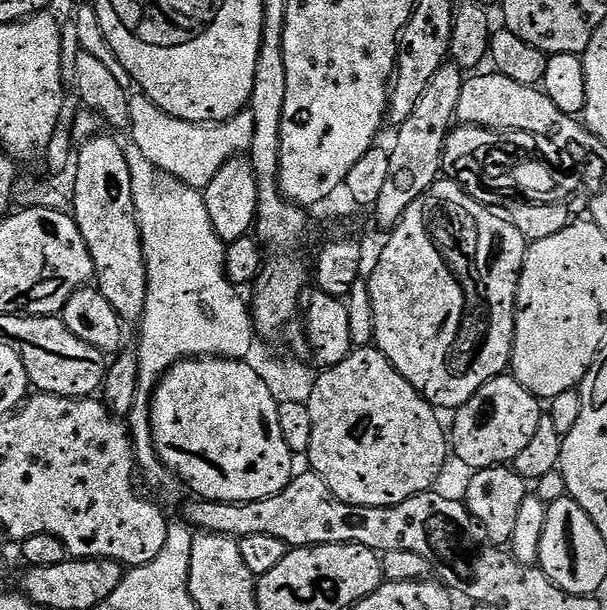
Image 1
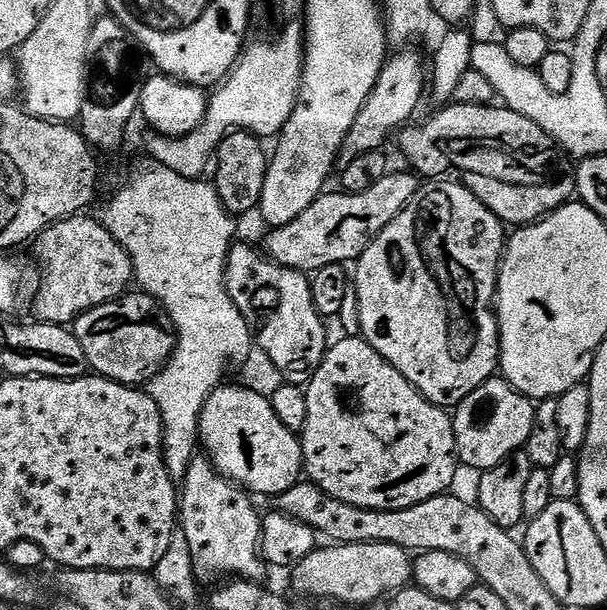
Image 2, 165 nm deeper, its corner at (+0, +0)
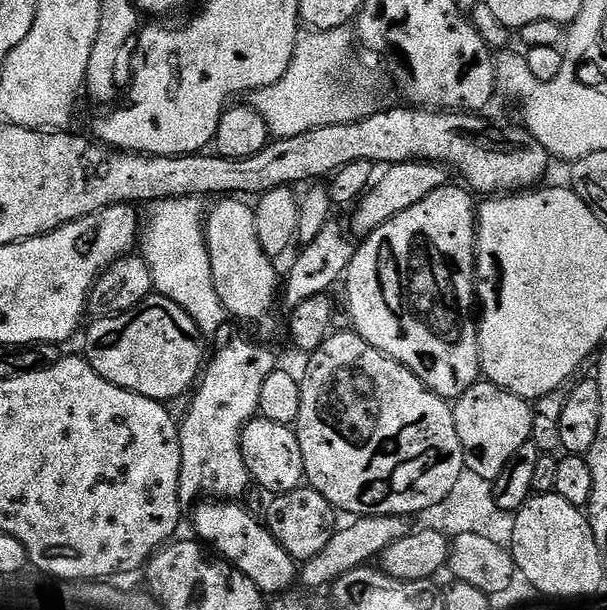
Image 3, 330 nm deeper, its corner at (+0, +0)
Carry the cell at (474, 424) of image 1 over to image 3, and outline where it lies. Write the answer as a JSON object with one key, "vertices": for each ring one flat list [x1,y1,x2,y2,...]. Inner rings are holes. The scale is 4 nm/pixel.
{"vertices":[[491,382,470,386,470,390,455,401,452,413,458,442,462,442,465,469,491,482,502,474,518,446,532,439,532,404]]}

